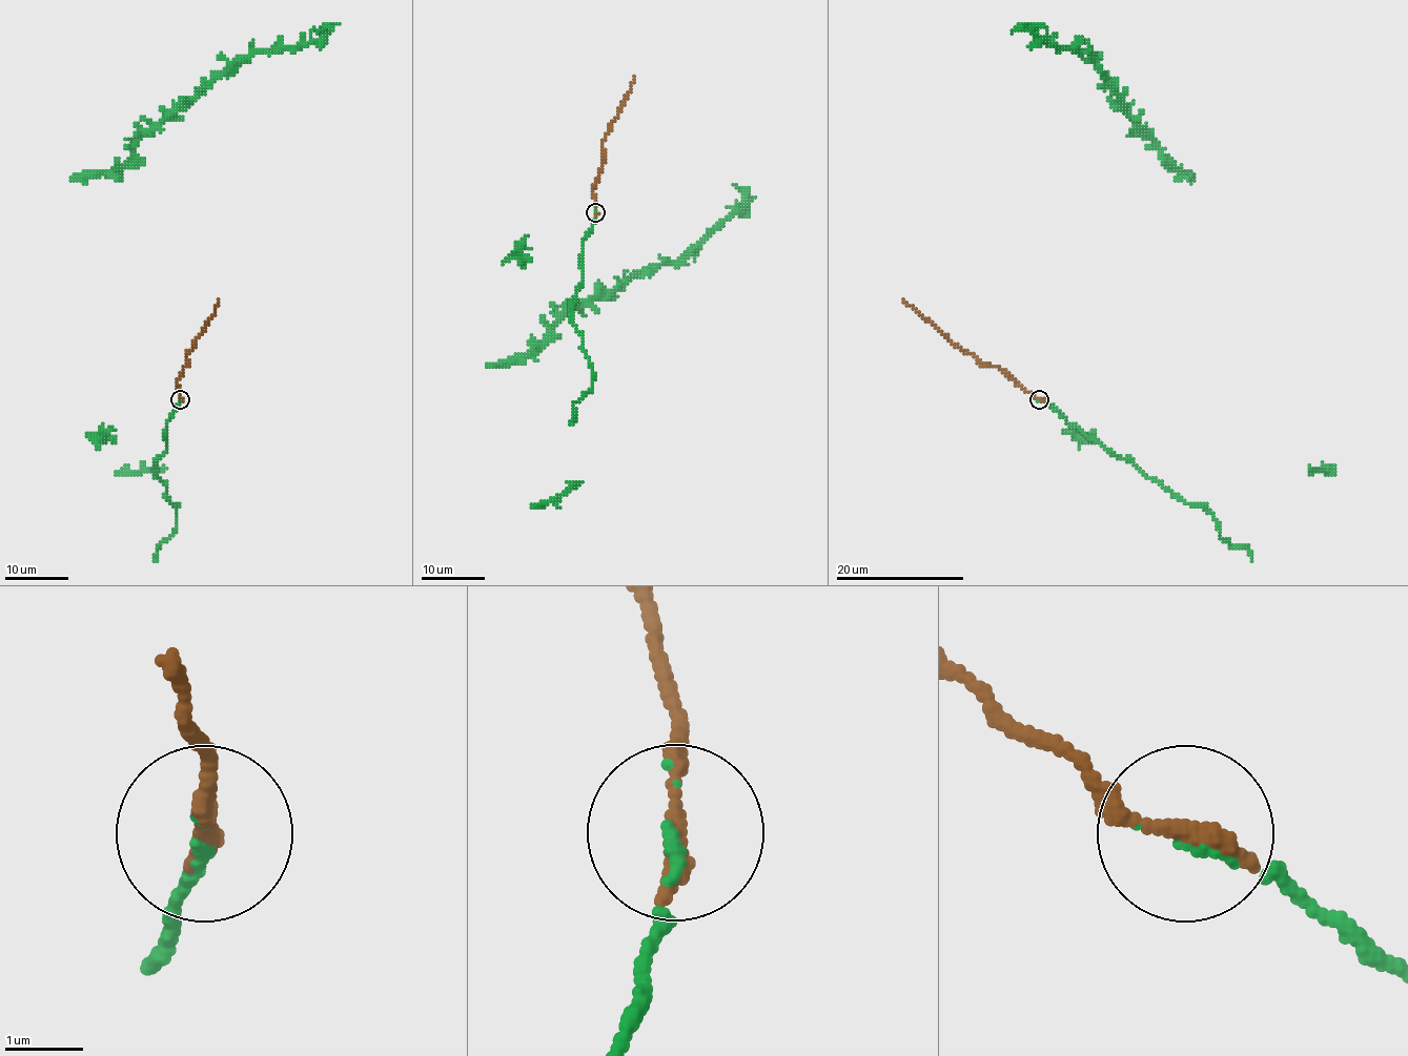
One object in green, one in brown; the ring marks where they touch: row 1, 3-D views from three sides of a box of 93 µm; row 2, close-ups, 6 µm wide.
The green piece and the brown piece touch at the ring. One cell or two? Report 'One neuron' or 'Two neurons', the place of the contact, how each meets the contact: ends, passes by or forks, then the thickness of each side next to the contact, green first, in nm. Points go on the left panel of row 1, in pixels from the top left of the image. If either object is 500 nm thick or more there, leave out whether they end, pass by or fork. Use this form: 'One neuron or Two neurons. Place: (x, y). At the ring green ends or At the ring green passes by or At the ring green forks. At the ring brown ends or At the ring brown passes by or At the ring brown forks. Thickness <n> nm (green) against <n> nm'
One neuron. Place: (180, 399). At the ring green ends. At the ring brown ends. Thickness 90 nm (green) against 320 nm

